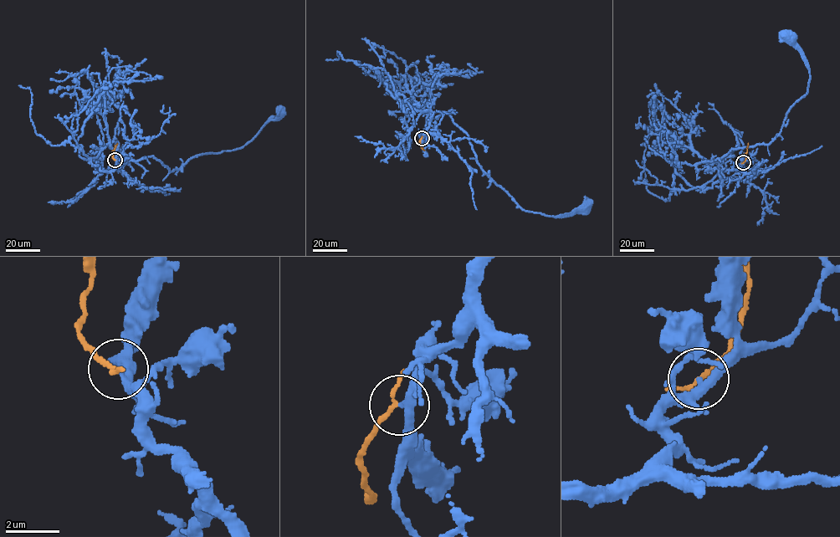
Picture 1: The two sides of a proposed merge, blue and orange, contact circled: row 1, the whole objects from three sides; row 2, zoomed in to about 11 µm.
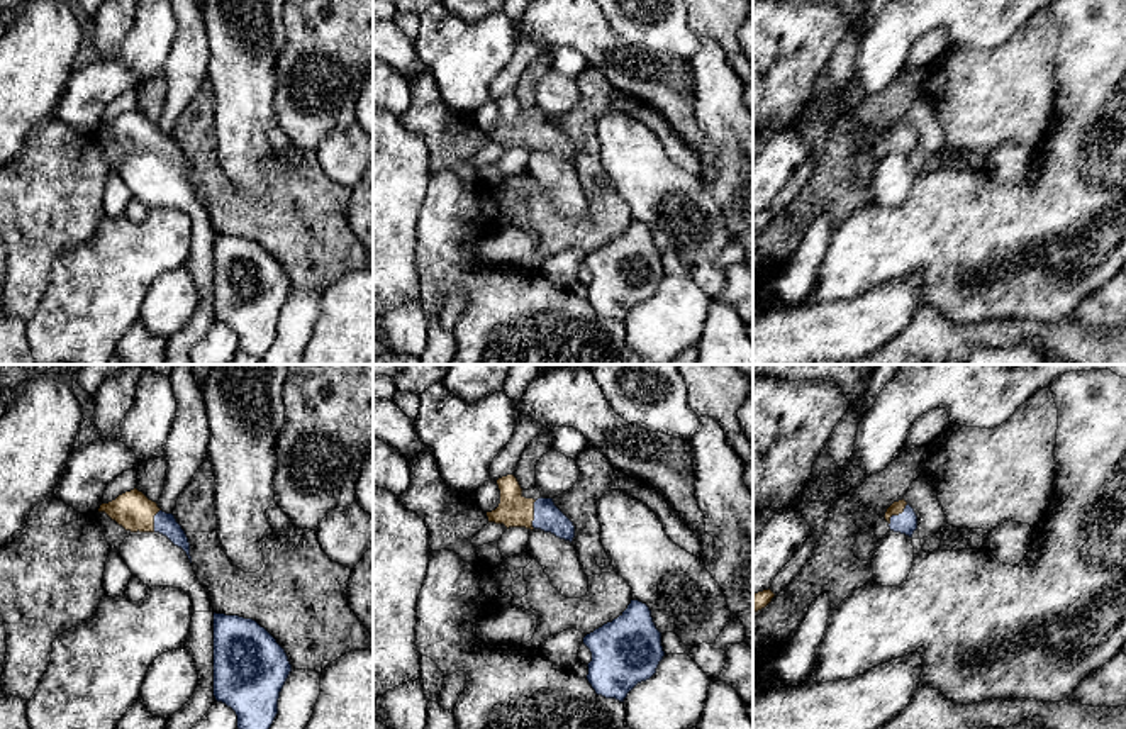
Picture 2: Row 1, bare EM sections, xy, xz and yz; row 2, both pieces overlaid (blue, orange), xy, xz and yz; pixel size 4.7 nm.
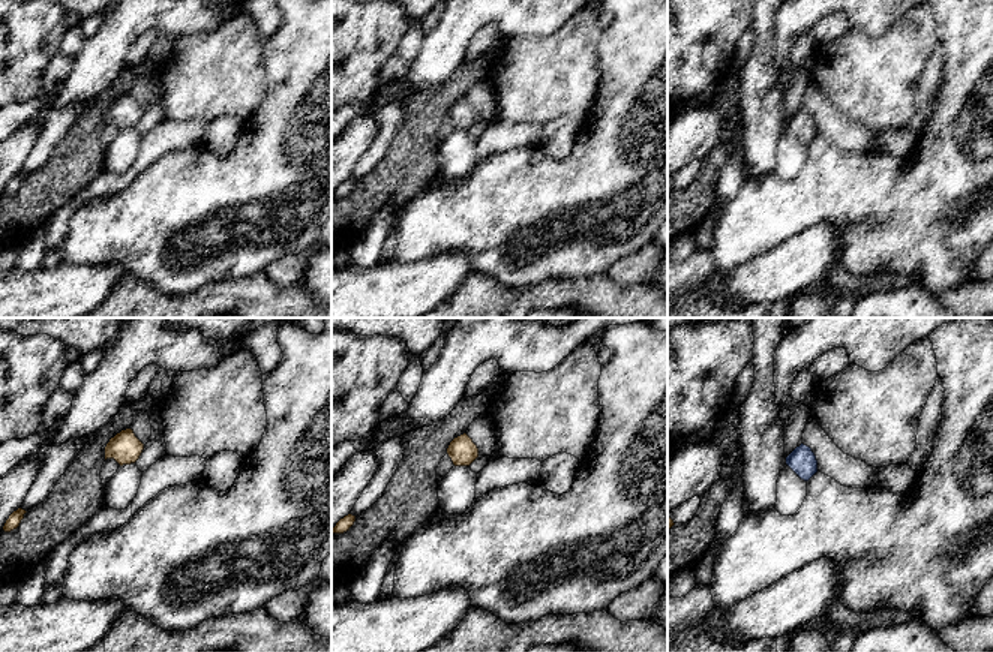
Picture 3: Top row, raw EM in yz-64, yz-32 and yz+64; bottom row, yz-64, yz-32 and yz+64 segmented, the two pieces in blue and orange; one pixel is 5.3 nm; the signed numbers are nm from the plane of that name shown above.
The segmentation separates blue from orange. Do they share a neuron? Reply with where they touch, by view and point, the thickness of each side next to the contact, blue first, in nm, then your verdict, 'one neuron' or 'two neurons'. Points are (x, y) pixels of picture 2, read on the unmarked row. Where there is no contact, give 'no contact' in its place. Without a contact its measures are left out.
xz (535, 134) | 140/160 nm | one neuron

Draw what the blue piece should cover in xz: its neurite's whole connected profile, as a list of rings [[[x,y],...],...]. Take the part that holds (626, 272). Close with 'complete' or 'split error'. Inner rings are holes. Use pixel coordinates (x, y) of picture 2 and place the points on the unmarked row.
[[[639,220],[612,242],[583,258],[592,273],[587,300],[597,315],[624,322],[641,302],[649,300],[665,276],[661,253],[651,231]]] | complete

